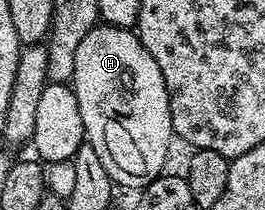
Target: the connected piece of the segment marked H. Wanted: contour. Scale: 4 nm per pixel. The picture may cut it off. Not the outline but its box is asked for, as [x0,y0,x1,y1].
[72,24,175,188]

